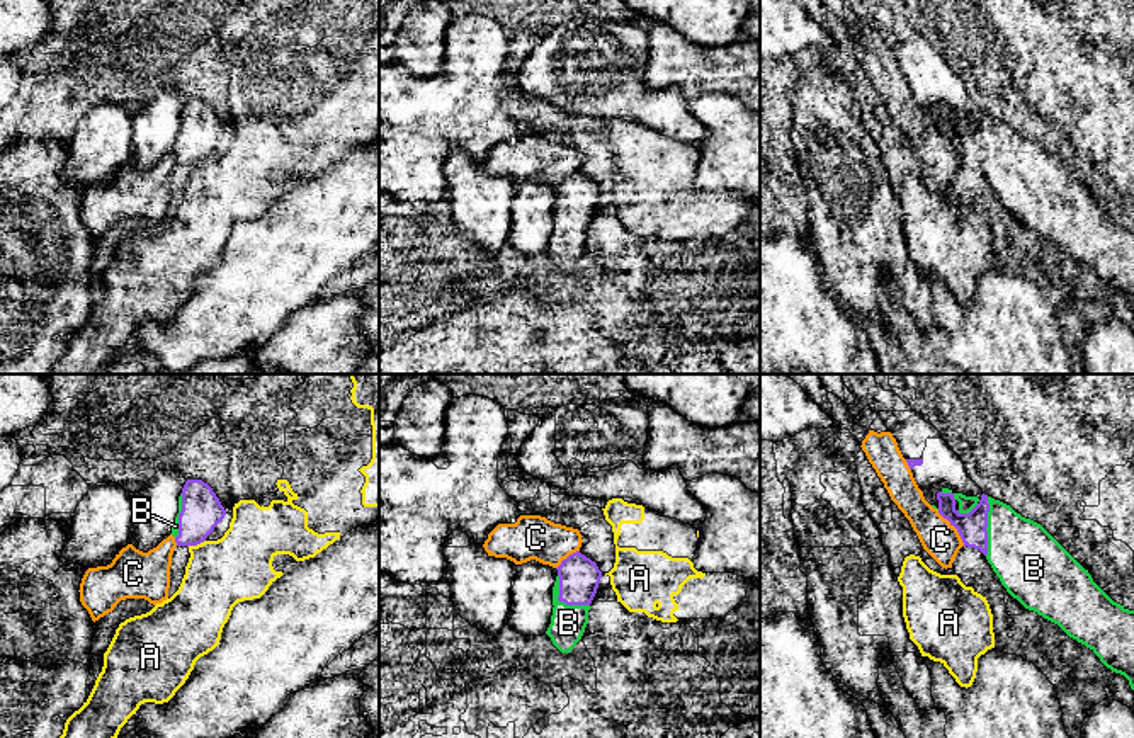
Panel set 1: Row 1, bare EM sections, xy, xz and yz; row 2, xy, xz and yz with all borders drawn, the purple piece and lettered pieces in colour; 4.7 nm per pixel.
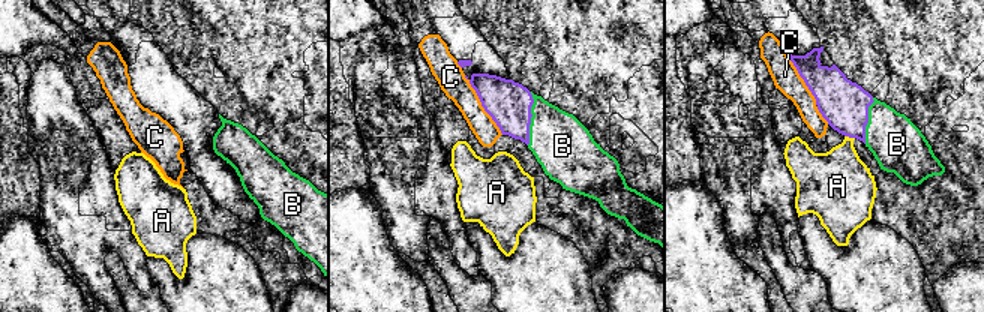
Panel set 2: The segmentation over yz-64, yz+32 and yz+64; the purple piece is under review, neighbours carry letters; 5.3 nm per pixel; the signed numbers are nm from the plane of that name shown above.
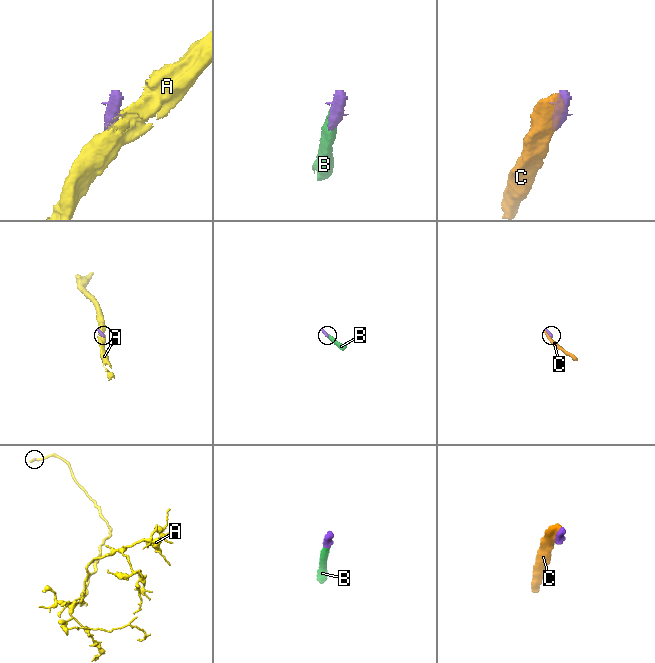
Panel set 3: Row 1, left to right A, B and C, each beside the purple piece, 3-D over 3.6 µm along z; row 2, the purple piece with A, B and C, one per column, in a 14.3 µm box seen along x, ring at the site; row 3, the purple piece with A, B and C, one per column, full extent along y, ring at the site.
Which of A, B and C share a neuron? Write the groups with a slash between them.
A / B / C

